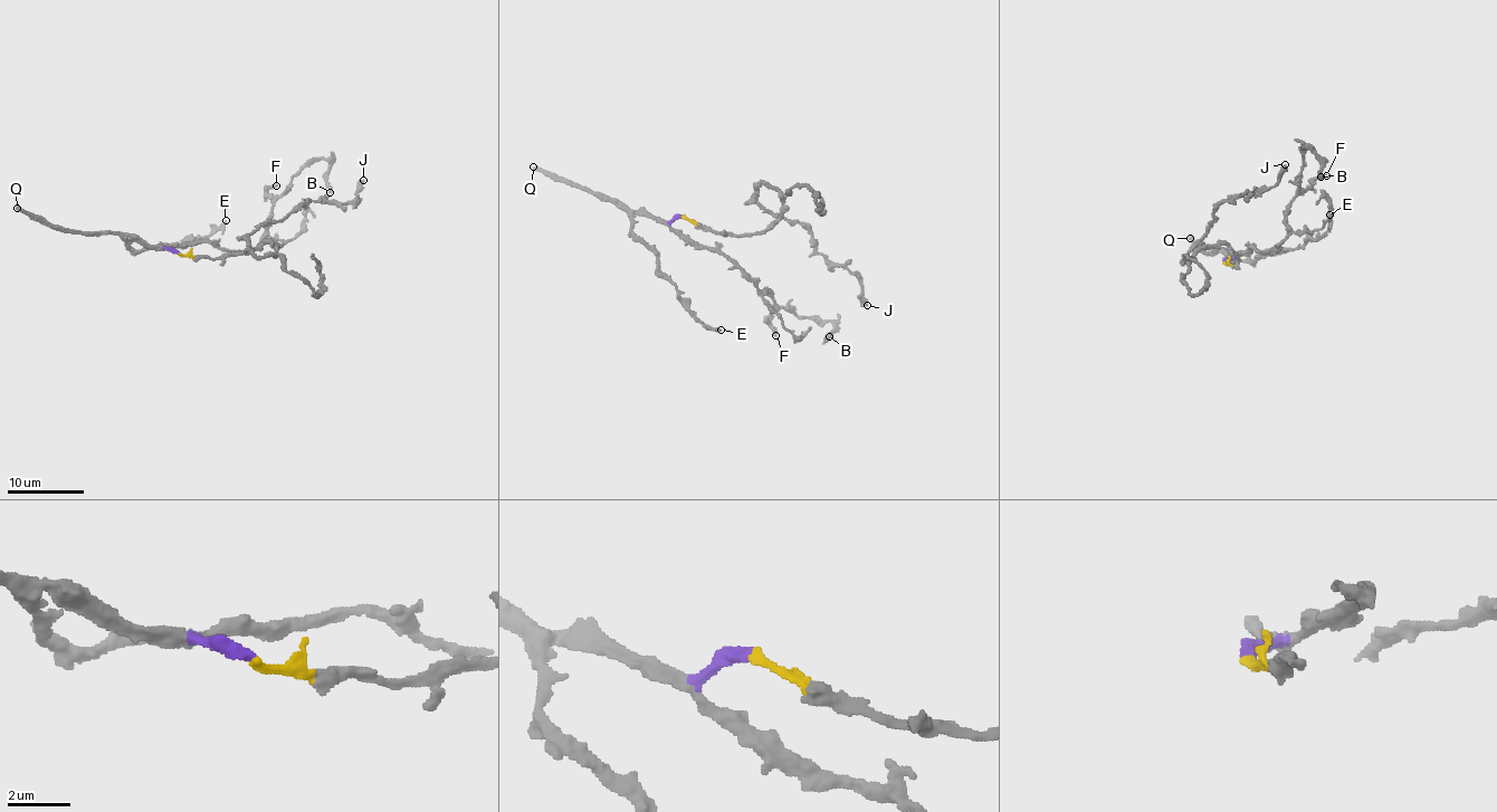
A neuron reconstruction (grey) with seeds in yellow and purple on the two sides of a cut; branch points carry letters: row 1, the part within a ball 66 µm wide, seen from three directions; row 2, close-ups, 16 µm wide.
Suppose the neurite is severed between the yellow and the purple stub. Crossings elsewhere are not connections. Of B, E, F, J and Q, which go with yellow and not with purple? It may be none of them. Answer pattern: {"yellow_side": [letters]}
{"yellow_side": ["J"]}

